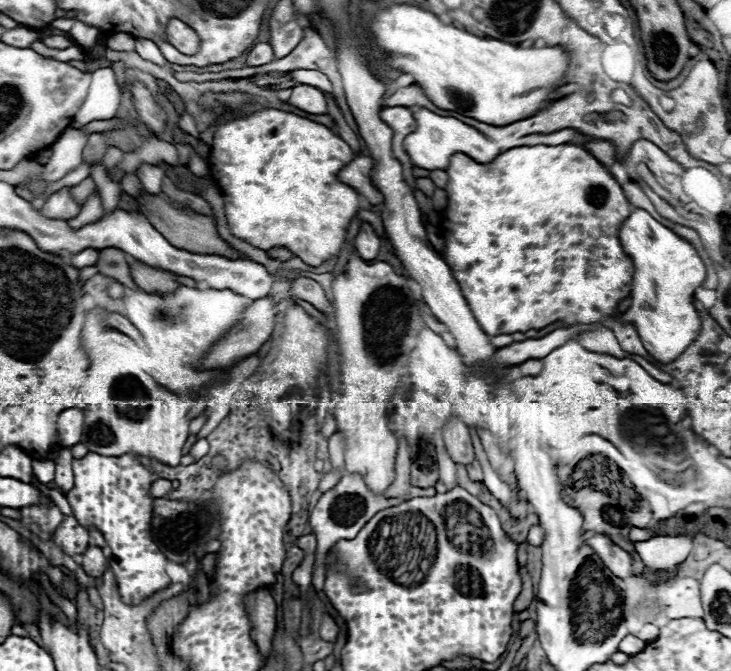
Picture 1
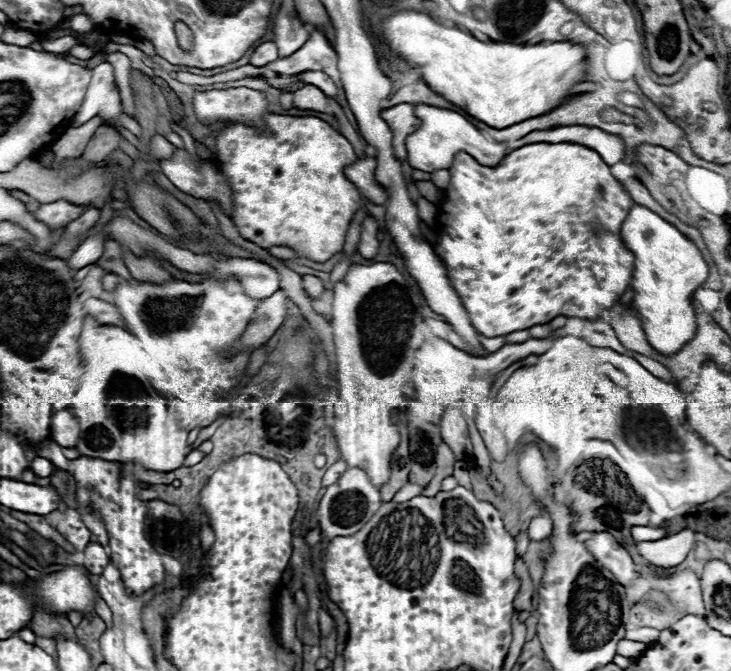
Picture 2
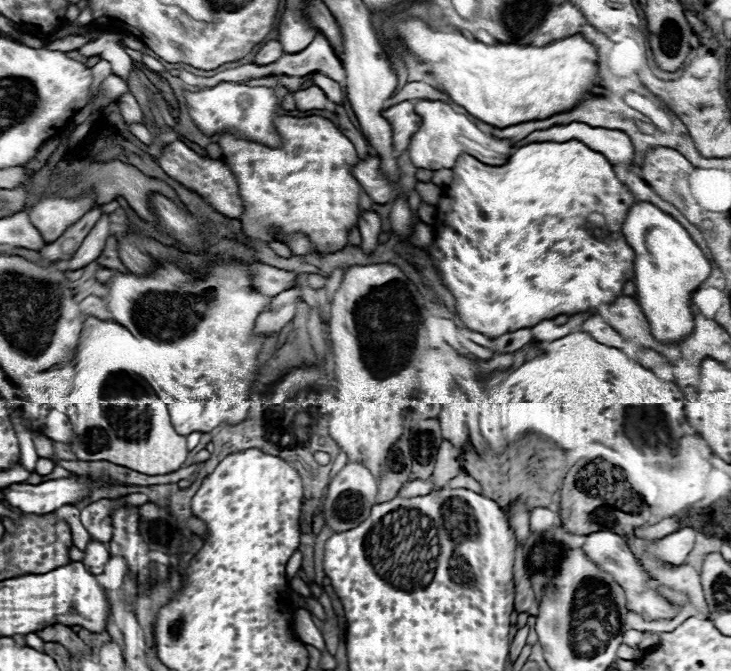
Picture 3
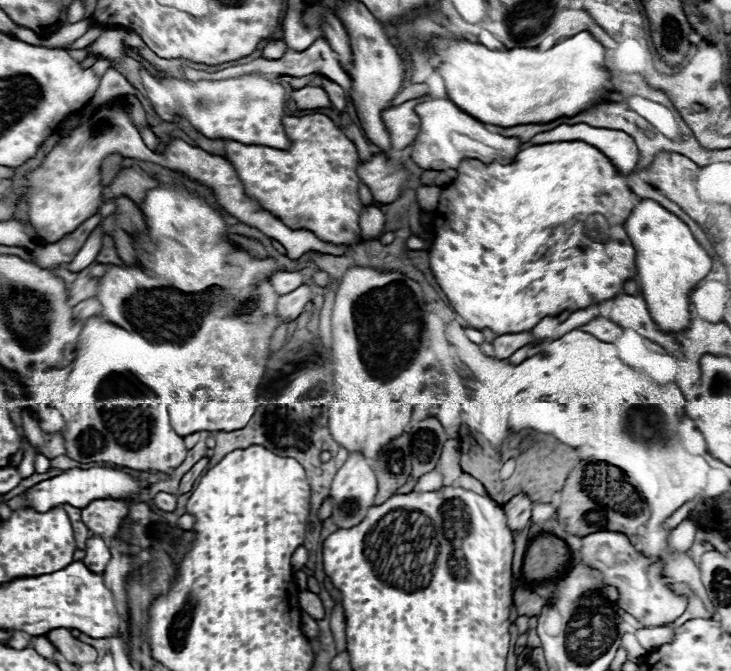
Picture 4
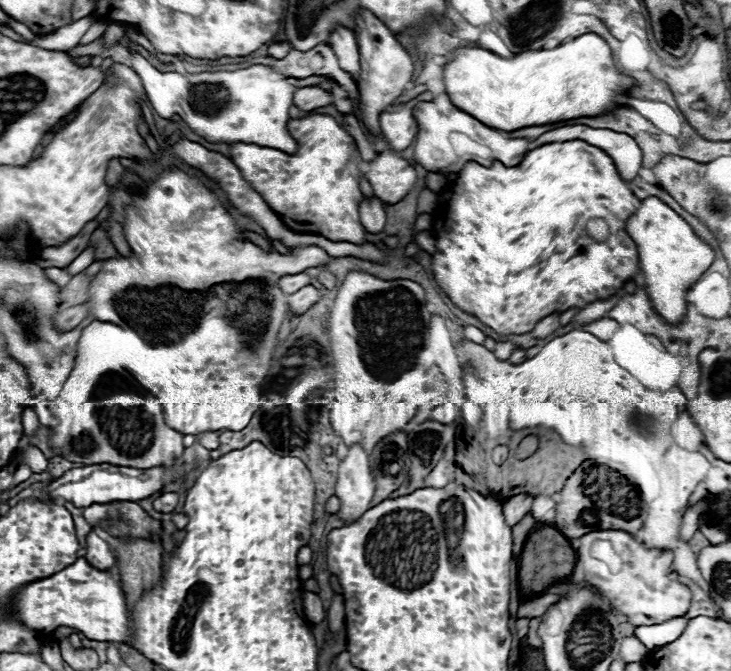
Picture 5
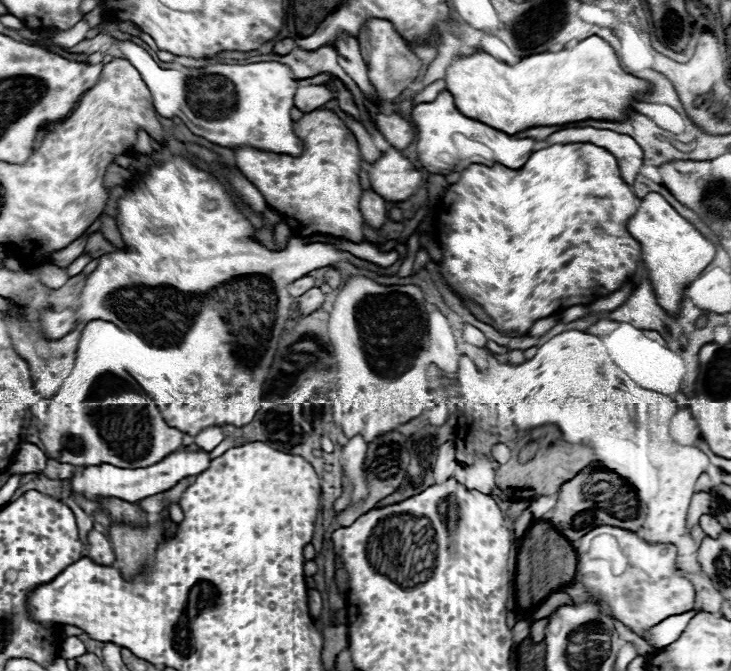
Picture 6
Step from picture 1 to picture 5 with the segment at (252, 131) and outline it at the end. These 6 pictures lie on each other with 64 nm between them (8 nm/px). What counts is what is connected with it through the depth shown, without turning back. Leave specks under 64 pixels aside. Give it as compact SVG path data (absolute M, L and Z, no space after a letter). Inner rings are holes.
M310 114L300 120L290 120L288 130L298 140L298 152L294 156L274 156L272 148L256 144L230 144L232 162L294 232L362 244L364 226L358 216L358 204L362 202L358 188L360 154L354 138L328 114Z

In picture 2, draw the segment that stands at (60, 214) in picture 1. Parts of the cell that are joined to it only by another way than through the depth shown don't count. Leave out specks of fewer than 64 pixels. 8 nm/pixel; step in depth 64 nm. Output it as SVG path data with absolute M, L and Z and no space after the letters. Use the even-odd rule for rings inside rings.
M50 202L50 204L40 204L40 208L34 212L34 218L42 224L46 224L52 230L64 228L70 220L76 220L78 216L82 216L82 212L88 206L84 204L72 204L72 202Z

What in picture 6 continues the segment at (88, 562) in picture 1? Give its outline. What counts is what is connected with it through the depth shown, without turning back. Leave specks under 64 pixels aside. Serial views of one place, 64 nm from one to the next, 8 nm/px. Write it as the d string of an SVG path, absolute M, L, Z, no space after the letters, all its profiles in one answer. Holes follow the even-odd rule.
M90 530L88 534L88 542L90 542L90 558L98 564L106 564L110 566L114 562L114 552L112 552L112 544L108 540L108 536L104 536L98 530Z

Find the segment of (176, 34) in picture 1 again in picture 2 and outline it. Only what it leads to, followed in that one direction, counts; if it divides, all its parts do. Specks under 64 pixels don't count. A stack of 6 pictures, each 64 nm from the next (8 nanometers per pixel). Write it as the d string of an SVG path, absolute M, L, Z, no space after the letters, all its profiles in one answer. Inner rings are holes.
M176 22L176 32L178 32L178 42L180 46L186 50L190 48L190 42L192 42L192 32L190 28L184 24L184 22Z

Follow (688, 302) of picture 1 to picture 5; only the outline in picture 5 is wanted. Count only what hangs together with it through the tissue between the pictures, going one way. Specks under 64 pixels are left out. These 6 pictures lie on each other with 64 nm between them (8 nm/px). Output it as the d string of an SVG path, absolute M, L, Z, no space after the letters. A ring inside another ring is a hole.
M656 196L642 200L640 208L628 218L626 232L638 246L640 268L646 278L650 300L654 300L654 308L658 308L658 314L664 320L678 324L678 320L686 314L686 288L710 268L714 262L714 250L700 236L696 236L684 218L680 218Z

